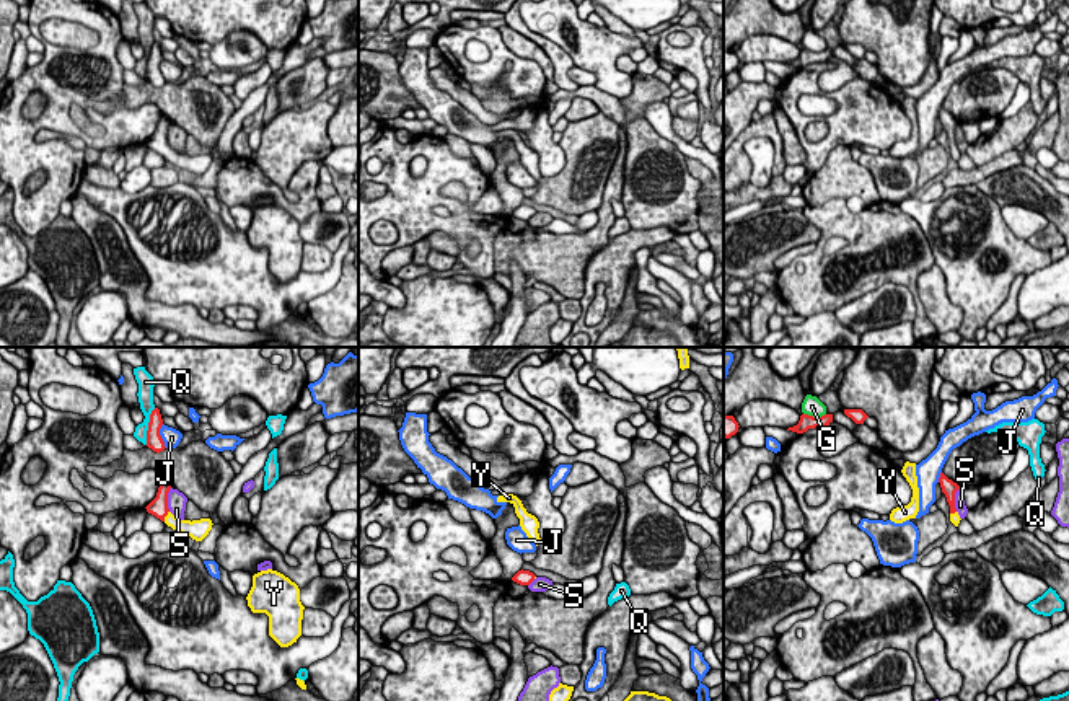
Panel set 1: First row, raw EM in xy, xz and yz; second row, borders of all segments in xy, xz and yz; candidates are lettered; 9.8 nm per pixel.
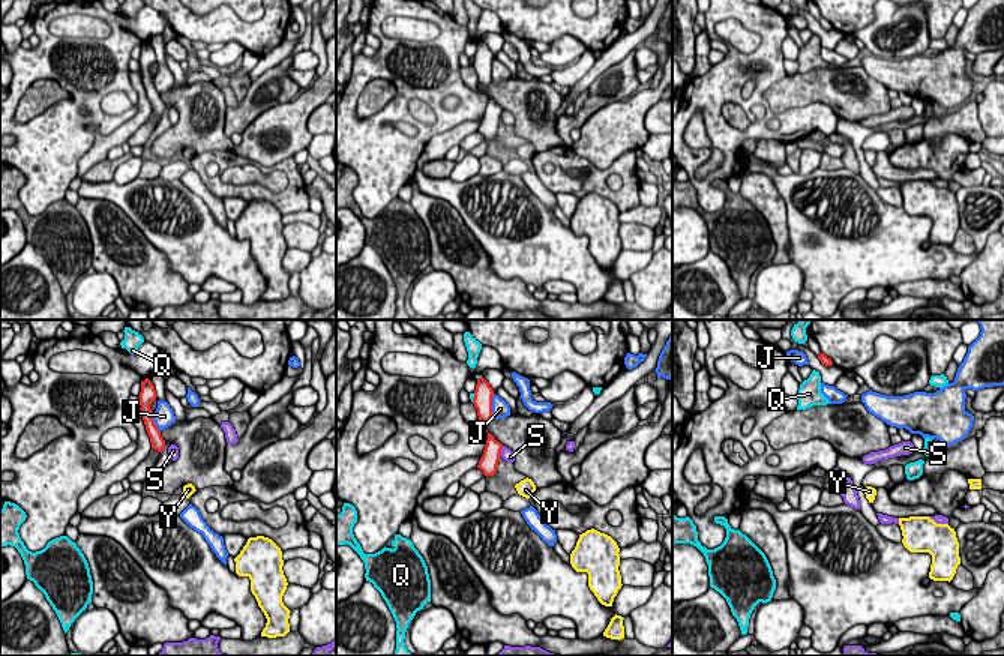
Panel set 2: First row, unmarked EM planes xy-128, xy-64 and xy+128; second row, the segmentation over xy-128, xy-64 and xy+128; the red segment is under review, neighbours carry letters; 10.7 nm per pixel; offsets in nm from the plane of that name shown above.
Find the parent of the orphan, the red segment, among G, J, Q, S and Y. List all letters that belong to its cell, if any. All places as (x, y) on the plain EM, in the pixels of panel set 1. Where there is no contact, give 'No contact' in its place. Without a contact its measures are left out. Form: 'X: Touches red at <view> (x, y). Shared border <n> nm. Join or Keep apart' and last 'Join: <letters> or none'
G: Touches red at yz (815, 52). Shared border 220 nm. Keep apart
J: Touches red at xy (160, 70). Shared border 240 nm. Keep apart
Q: Touches red at xy (149, 61). Shared border 380 nm. Keep apart
S: Touches red at xy (167, 134). Shared border 240 nm. Keep apart
Y: Touches red at xy (167, 149). Shared border 120 nm. Join
Join: Y

